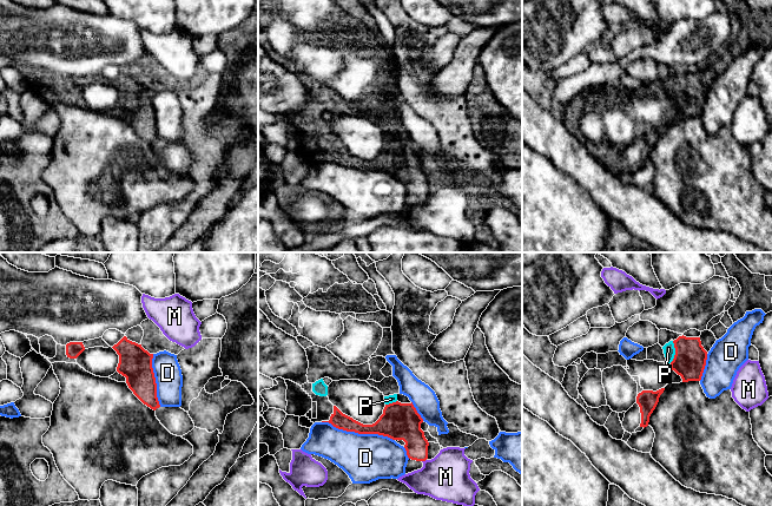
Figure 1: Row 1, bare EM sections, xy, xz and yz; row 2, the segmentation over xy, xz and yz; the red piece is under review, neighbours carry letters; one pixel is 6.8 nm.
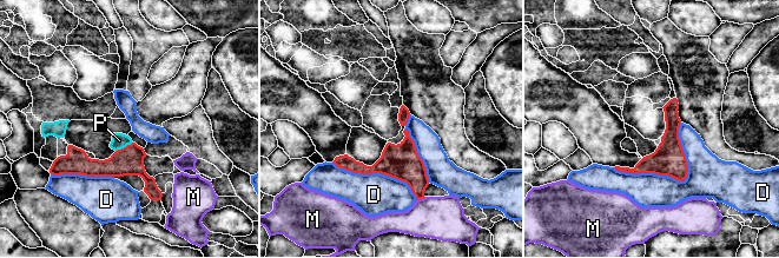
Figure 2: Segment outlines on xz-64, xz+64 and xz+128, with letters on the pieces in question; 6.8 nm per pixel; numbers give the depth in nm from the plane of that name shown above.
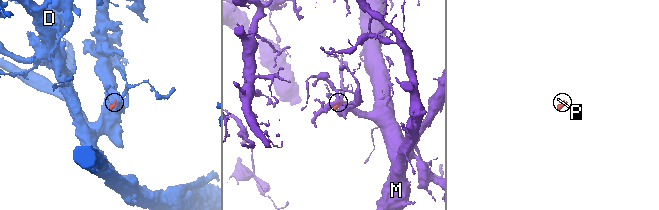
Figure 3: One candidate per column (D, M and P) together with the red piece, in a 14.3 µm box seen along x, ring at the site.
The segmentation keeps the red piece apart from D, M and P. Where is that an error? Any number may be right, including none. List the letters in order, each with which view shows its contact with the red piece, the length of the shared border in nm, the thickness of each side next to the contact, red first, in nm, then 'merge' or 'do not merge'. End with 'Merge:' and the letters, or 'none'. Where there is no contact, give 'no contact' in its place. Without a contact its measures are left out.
D: xz | 500 nm | 200/340 nm | do not merge
M: xz | 40 nm | 180/320 nm | do not merge
P: yz | 150 nm | 220/80 nm | merge
Merge: P

